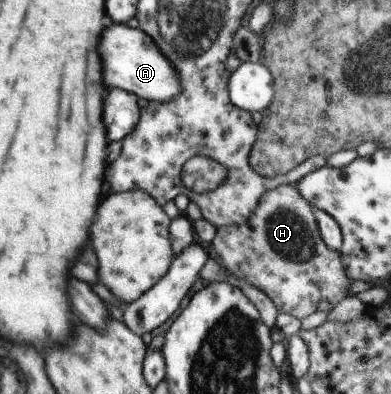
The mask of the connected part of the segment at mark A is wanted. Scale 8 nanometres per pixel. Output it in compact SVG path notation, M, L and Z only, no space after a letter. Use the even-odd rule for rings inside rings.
M108 21L106 38L102 38L102 58L106 58L106 90L120 88L133 93L137 98L152 102L174 100L182 86L176 68L162 54L153 38L142 29Z

